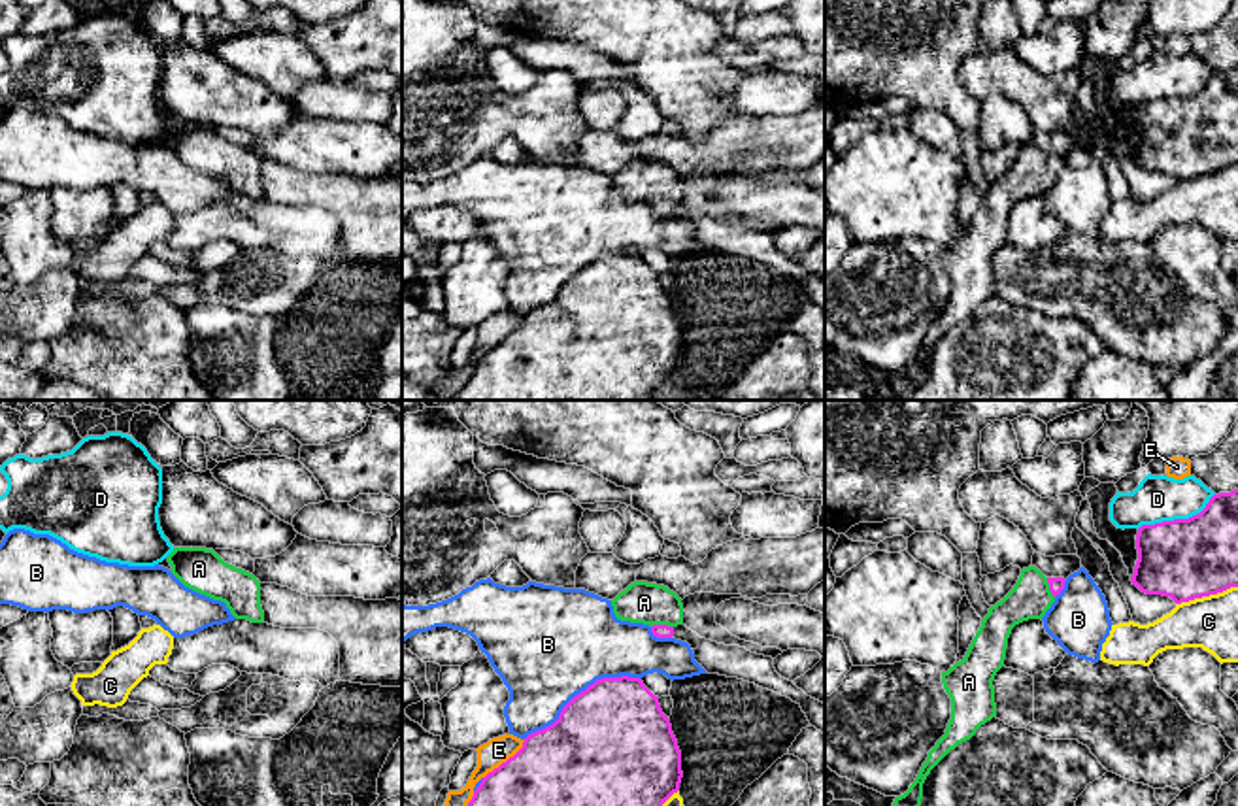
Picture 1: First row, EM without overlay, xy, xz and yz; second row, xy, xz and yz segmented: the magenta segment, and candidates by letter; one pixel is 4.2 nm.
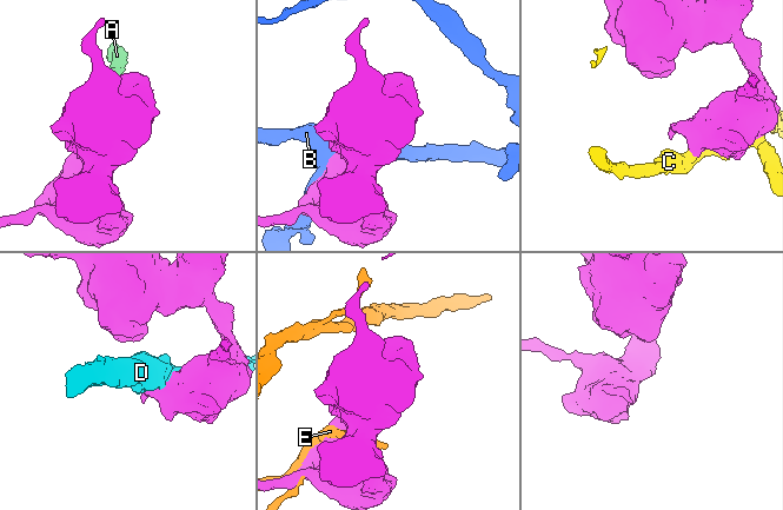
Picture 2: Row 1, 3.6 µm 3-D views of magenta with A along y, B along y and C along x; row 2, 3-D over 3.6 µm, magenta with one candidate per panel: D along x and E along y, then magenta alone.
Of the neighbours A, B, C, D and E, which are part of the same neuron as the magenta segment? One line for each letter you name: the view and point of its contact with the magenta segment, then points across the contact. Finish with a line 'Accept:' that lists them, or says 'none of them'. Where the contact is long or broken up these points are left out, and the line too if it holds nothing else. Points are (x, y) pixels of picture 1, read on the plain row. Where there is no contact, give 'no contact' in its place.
A: xz (661, 202) | across xz (661, 208), (661, 202), (644, 180)
Accept: A

